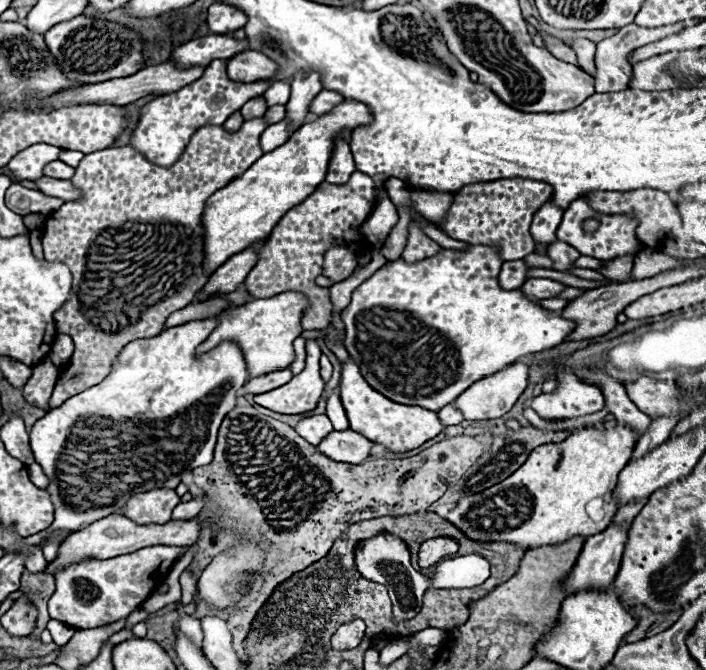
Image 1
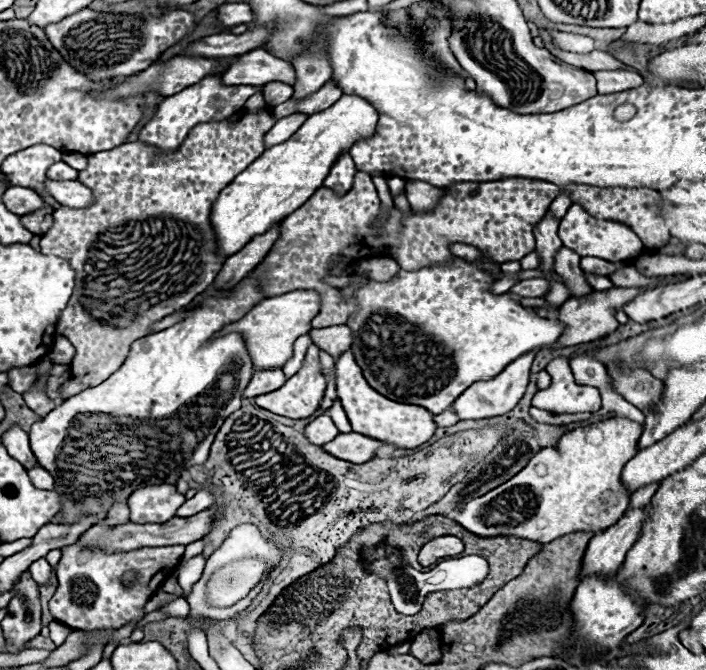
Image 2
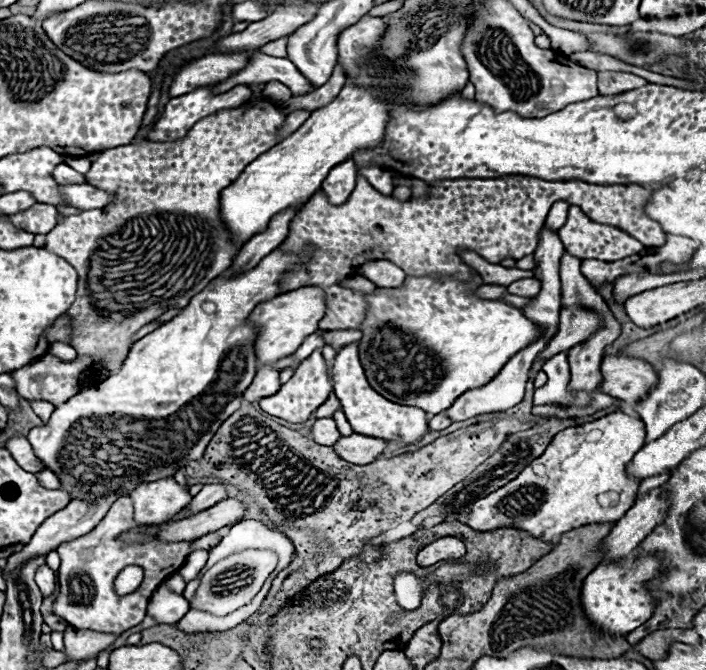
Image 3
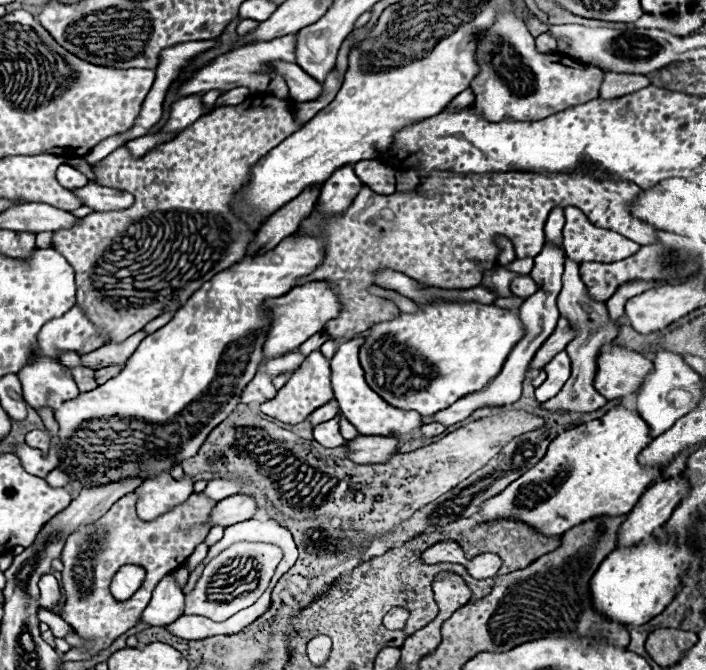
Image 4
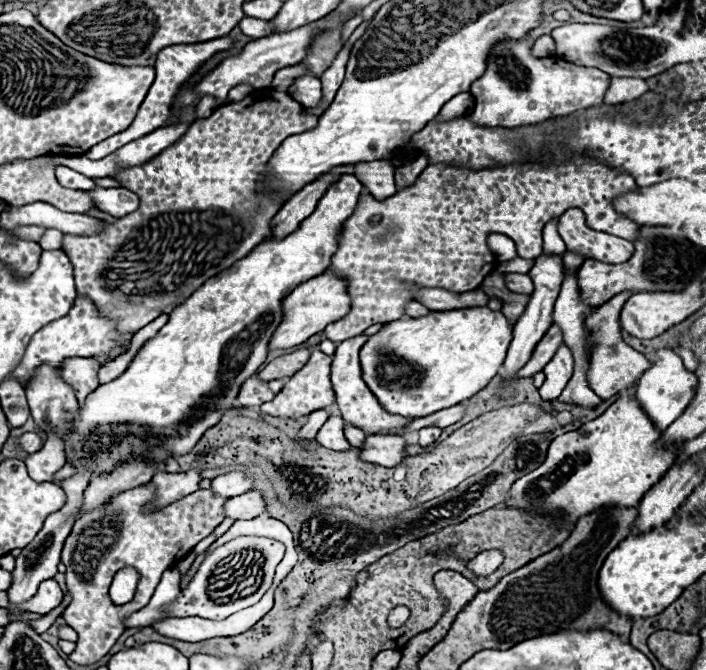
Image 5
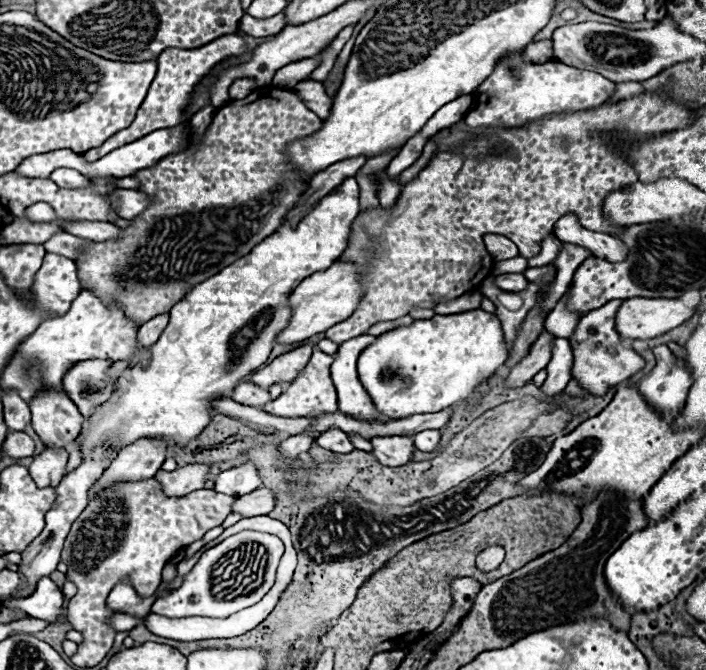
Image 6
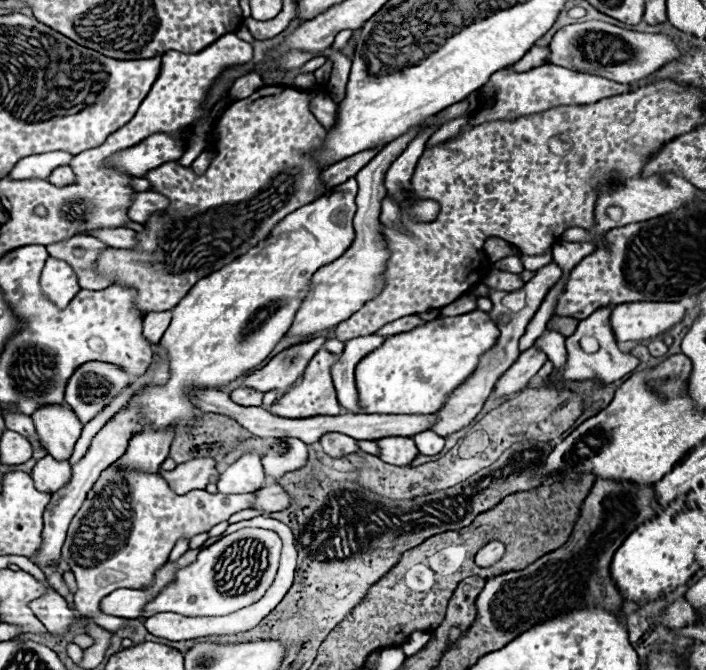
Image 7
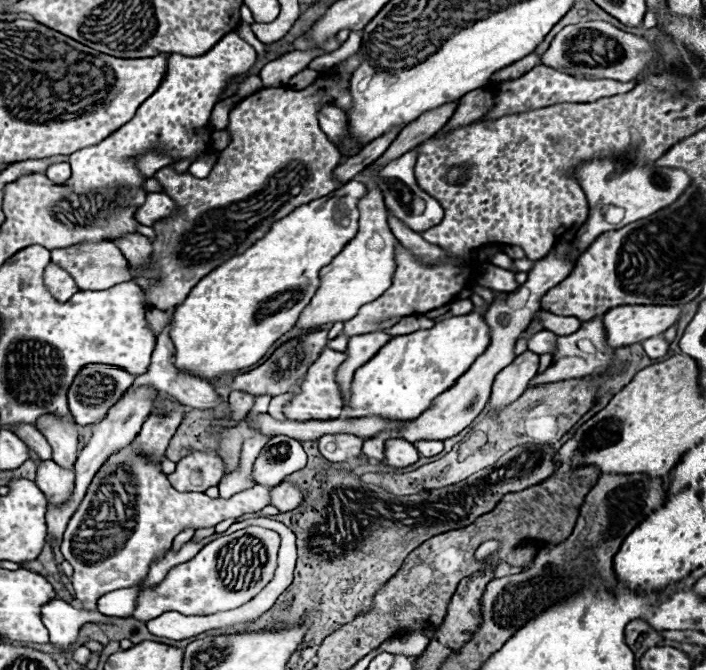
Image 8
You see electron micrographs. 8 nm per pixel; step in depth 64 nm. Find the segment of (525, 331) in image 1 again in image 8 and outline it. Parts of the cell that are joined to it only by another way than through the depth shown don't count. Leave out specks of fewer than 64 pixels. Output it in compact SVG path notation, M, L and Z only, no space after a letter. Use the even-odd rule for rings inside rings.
M478 312L438 322L430 330L394 336L380 352L354 372L352 396L342 418L384 416L390 420L414 420L430 402L452 388L472 362L488 348L488 324Z

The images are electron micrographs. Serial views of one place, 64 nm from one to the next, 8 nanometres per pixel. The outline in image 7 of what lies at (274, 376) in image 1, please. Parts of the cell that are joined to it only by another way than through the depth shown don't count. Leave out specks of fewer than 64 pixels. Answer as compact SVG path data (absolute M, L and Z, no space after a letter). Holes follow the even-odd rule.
M236 388L232 394L230 394L230 398L236 402L236 404L244 404L244 406L252 406L252 404L256 404L256 406L260 406L262 404L262 392L256 392L256 390L252 390L252 388Z

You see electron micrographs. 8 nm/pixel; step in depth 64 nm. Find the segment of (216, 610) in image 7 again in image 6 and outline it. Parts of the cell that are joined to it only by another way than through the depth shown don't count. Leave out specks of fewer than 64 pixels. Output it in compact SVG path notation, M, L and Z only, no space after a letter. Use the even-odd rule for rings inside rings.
M244 530L244 532L240 532L240 534L234 534L234 536L226 538L224 542L220 542L218 546L208 548L208 550L200 556L198 564L196 564L188 574L184 574L182 586L180 586L180 588L174 588L170 594L158 598L158 600L152 604L152 610L150 610L150 612L162 614L162 616L170 616L170 618L186 618L186 616L226 618L226 616L230 616L230 614L234 614L234 612L238 612L238 610L242 610L242 608L248 608L248 606L256 604L256 602L272 588L274 576L276 576L276 568L278 568L278 562L280 562L280 558L282 558L282 554L284 554L284 544L282 544L282 540L280 540L278 536L274 536L274 534L254 532L254 530ZM246 542L258 542L258 544L262 544L262 546L266 548L268 564L266 564L266 574L264 574L262 586L256 588L252 594L248 594L248 596L238 596L238 598L234 598L234 600L216 598L216 596L212 594L212 570L214 570L214 564L216 564L226 552L230 552L230 550L234 550L236 546L242 546L242 544L246 544Z

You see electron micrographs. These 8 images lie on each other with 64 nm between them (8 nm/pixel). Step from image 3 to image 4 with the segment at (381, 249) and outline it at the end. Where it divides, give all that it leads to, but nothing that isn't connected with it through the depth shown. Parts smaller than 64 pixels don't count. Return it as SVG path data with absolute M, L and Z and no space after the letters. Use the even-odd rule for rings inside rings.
M432 172L432 176L424 176L420 184L410 192L396 192L394 196L380 196L368 188L362 188L352 202L352 206L336 218L320 220L316 208L306 218L306 224L298 228L298 232L312 232L324 236L328 242L324 264L298 284L306 284L312 280L326 280L336 286L344 310L338 318L330 320L324 326L324 332L332 340L348 340L356 334L368 330L378 320L392 320L398 316L400 310L394 298L374 296L368 292L368 286L378 286L372 272L380 268L396 268L404 272L408 278L418 280L428 286L436 288L454 288L454 290L468 290L482 282L482 274L486 268L496 266L496 244L494 236L506 236L514 242L516 258L534 258L542 252L544 246L544 222L548 220L552 208L566 208L576 206L580 208L588 220L598 228L608 228L622 234L628 240L638 244L656 242L656 228L636 220L630 214L632 200L640 194L640 188L628 180L592 180L588 172L552 172L552 174L536 174L536 172L490 172L490 174L468 174L460 176L456 172Z

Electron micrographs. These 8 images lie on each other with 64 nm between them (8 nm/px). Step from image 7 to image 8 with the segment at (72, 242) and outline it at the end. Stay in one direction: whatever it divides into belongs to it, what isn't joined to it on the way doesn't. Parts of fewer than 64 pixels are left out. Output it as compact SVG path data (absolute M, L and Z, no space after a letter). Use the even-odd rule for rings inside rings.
M112 242L98 244L76 244L62 250L52 250L52 262L60 264L74 280L80 290L108 290L120 282L128 282L128 262Z

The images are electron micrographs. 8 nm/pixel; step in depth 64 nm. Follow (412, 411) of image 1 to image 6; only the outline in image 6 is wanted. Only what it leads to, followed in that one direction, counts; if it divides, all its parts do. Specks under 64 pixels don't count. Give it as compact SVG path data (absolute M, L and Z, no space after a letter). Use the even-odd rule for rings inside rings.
M370 334L346 340L344 344L340 344L336 360L332 364L332 380L338 392L340 412L354 418L364 418L364 420L372 420L376 416L386 418L374 410L374 404L370 402L370 396L366 394L356 374L360 352L368 348L372 340L376 340L376 336L370 336Z

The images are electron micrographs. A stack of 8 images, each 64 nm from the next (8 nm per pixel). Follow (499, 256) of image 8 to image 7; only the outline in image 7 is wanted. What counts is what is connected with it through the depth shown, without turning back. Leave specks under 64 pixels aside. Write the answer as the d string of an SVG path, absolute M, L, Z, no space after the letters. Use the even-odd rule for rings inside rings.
M508 256L494 263L494 267L499 270L519 274L524 270L519 256Z

